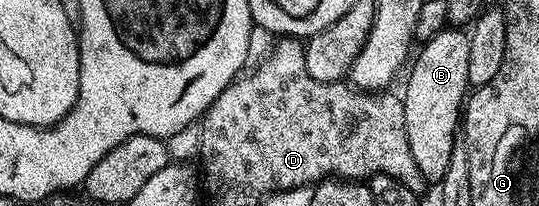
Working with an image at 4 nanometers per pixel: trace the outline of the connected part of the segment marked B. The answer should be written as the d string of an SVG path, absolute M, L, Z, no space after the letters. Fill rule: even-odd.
M447 28L429 38L421 47L418 59L417 54L413 59L414 67L413 62L409 67L406 94L401 95L408 148L412 148L412 160L416 160L416 168L420 168L430 184L441 183L460 134L464 103L471 89L468 80L469 47L470 35L462 28Z

